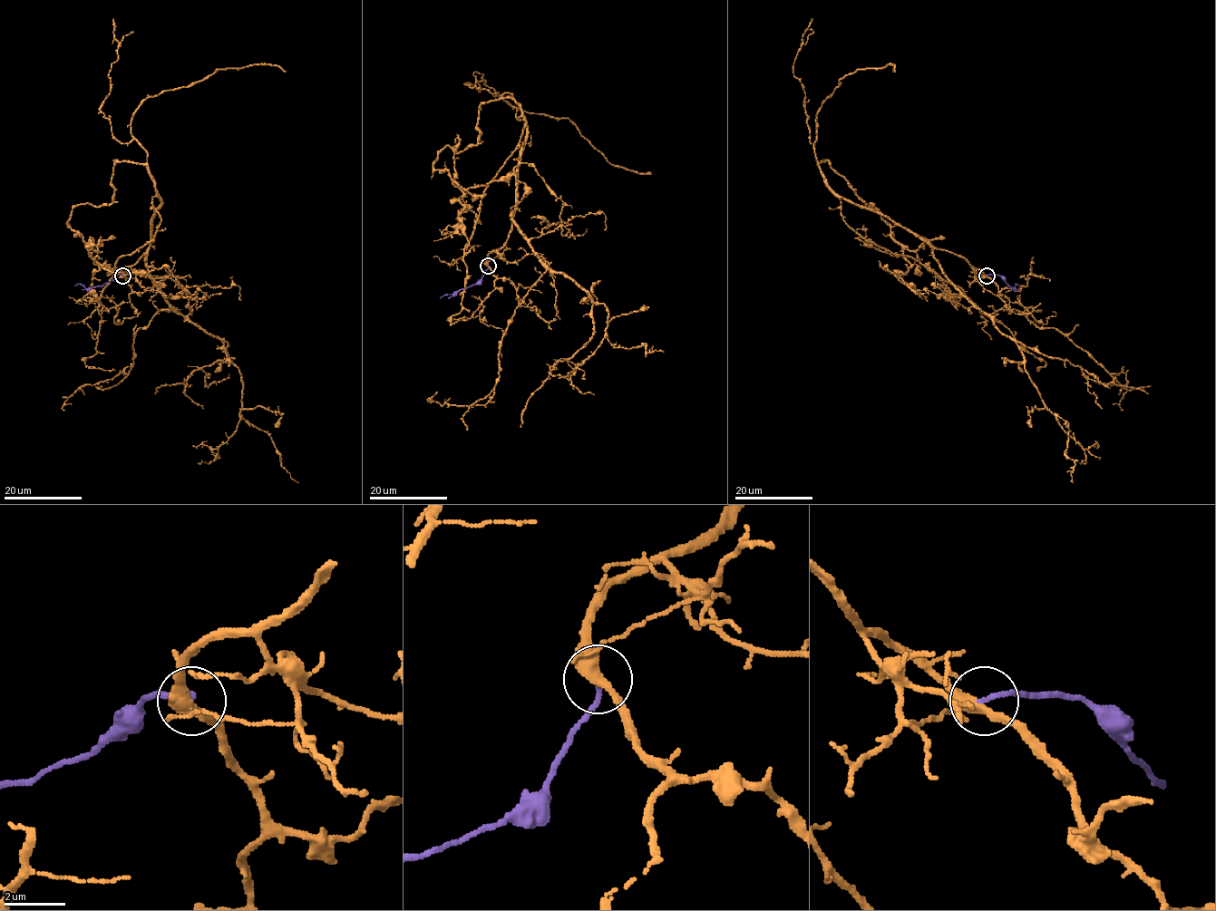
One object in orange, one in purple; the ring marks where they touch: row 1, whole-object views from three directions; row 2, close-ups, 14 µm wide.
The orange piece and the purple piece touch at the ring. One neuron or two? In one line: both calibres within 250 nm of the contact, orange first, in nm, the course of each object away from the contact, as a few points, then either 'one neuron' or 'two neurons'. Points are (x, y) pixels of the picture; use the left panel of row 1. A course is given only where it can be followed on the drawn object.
calibres 360 and 150 nm; course orange (122, 276), (160, 198), (145, 165), (113, 161), (112, 201), (68, 225), (114, 273), (166, 266), (198, 293); course purple (122, 276), (117, 275), (109, 282), (87, 288), (79, 284), (74, 285); two neurons

